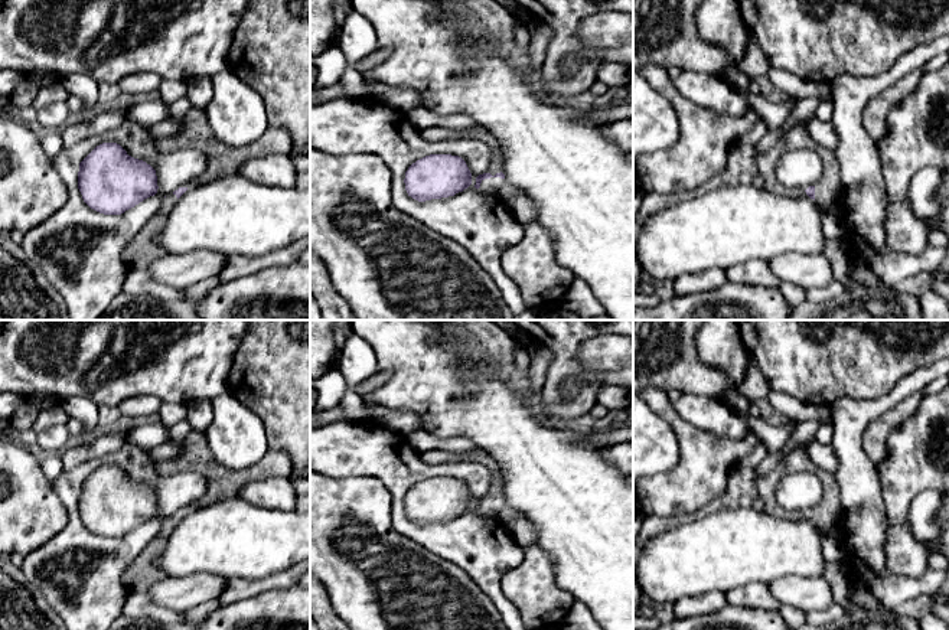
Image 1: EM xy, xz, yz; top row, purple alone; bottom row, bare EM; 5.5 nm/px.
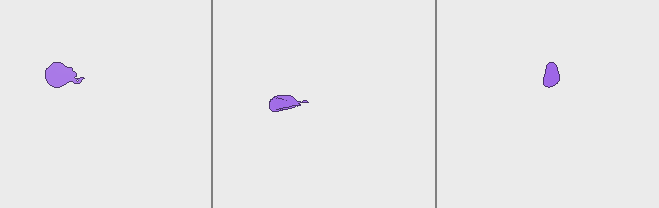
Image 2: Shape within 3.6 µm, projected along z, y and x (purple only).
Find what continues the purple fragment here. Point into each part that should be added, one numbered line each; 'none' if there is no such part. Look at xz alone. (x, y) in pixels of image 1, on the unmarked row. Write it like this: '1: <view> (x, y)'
1: xz (499, 511)

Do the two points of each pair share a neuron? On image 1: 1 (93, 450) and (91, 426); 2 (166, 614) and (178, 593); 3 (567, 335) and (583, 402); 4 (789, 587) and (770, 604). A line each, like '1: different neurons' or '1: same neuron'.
1: different neurons
2: different neurons
3: same neuron
4: different neurons

